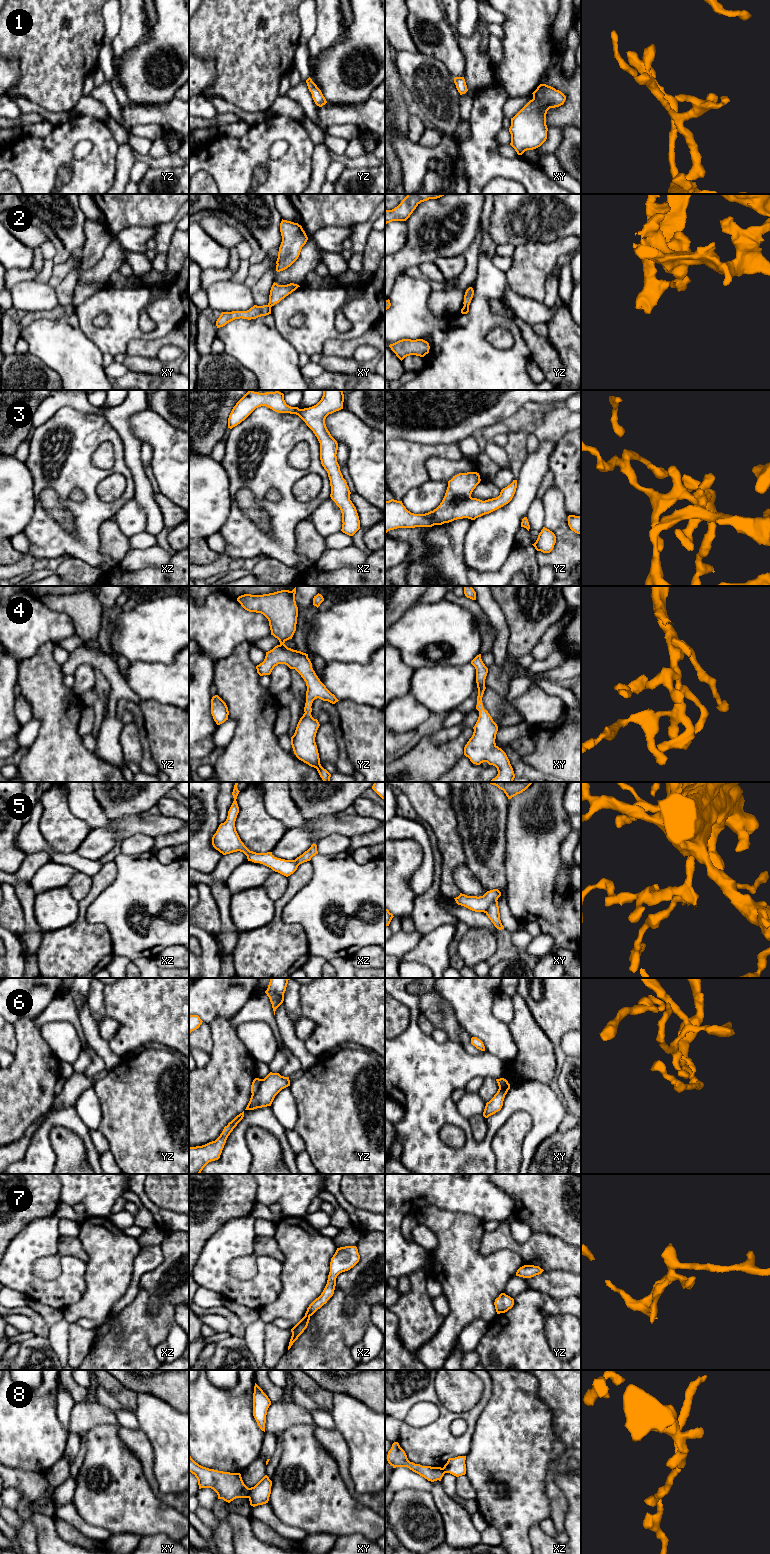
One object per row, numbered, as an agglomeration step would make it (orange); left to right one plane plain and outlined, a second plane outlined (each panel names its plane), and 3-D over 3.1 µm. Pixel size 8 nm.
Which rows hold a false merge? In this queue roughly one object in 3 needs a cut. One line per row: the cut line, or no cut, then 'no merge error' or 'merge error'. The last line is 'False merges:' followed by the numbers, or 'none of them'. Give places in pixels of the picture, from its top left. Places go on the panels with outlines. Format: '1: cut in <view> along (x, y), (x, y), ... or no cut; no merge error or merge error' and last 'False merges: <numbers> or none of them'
1: no cut; no merge error
2: cut in xy along (268, 304), (271, 306); merge error
3: no cut; no merge error
4: no cut; no merge error
5: no cut; no merge error
6: cut in yz along (261, 1079), (258, 1089), (252, 1094); merge error
7: no cut; no merge error
8: cut in xy along (249, 1488), (247, 1497); merge error
False merges: 2, 6, 8

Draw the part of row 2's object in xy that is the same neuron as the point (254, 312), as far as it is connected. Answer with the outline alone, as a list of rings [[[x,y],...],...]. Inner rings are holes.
[[[254,305],[247,311],[222,312],[216,321],[216,326],[217,328],[220,328],[235,319],[242,318],[251,320],[269,314],[271,314],[271,306],[269,305],[263,305],[263,306]]]

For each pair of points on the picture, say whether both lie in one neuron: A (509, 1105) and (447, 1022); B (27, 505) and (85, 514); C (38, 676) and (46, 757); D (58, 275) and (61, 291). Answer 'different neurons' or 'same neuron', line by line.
A: different neurons
B: different neurons
C: same neuron
D: different neurons

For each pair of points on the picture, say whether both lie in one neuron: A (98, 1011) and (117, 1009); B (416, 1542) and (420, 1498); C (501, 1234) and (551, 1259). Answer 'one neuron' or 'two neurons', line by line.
A: two neurons
B: one neuron
C: one neuron

